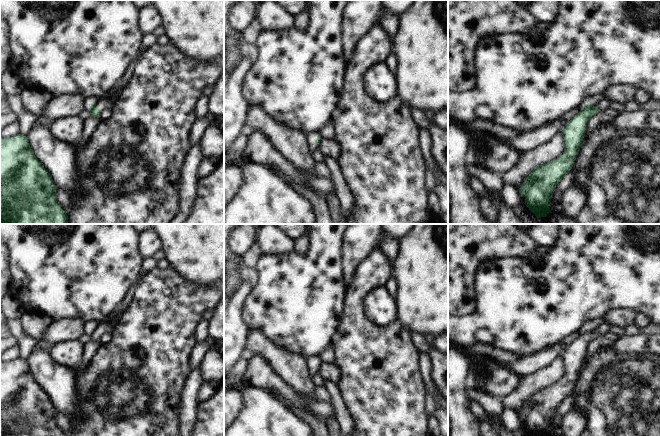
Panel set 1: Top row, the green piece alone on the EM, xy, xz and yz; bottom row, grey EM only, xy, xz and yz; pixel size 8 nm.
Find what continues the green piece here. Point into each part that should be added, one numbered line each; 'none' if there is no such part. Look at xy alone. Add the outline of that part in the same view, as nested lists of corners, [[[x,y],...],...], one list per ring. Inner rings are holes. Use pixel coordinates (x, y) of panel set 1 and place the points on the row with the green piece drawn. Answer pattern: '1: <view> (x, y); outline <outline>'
1: xy (106, 102); outline [[[120,93],[116,94],[114,97],[103,97],[103,98],[93,102],[92,104],[94,104],[99,110],[103,110],[105,108],[110,108],[114,104],[115,99],[119,94]]]

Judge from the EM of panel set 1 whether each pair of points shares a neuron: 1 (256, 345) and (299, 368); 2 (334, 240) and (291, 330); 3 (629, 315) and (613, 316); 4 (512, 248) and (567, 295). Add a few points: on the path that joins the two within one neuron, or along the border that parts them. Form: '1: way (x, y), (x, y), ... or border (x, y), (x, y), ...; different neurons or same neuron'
1: way (267, 349), (288, 366); same neuron
2: way (322, 262), (307, 290), (298, 299), (298, 308); same neuron
3: way (625, 316), (617, 316); same neuron
4: border (539, 246), (538, 263), (519, 257), (501, 260); different neurons

